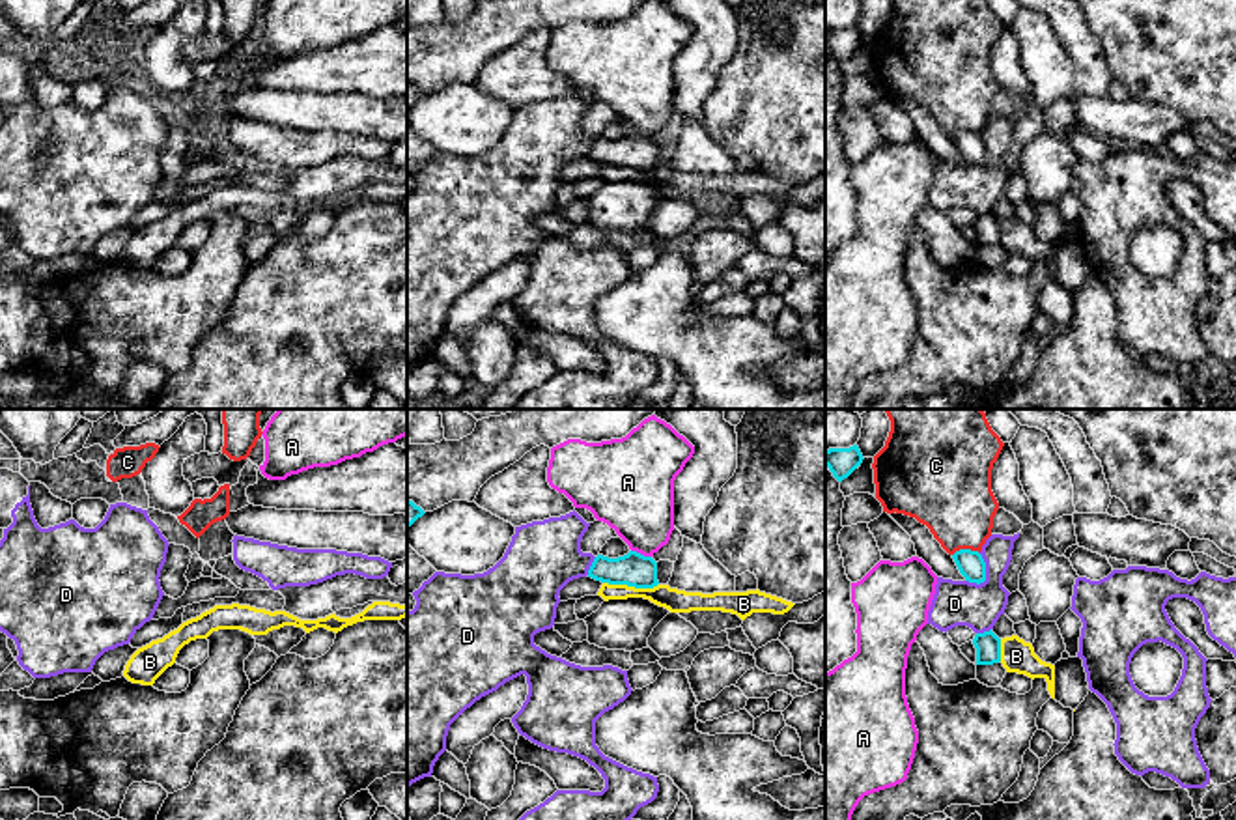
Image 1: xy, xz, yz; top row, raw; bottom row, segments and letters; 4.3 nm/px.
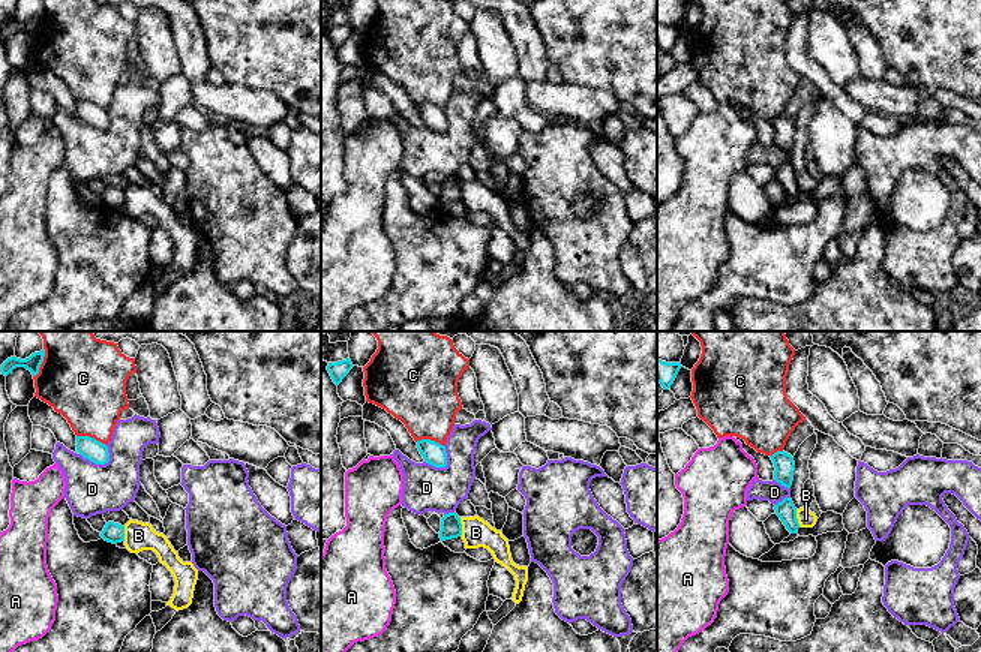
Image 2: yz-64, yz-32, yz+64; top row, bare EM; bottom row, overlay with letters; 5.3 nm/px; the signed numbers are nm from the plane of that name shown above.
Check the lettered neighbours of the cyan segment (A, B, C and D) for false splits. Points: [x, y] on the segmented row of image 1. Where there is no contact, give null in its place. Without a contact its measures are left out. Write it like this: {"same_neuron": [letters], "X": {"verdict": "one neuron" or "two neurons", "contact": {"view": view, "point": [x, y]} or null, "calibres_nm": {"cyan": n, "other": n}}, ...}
{"same_neuron": [], "A": {"verdict": "two neurons", "contact": {"view": "xz", "point": [639, 553]}, "calibres_nm": {"cyan": 140, "other": 340}}, "B": {"verdict": "two neurons", "contact": {"view": "xz", "point": [632, 585]}, "calibres_nm": {"cyan": 140, "other": 100}}, "C": {"verdict": "two neurons", "contact": {"view": "yz", "point": [966, 550]}, "calibres_nm": {"cyan": 120, "other": 360}}, "D": {"verdict": "two neurons", "contact": {"view": "yz", "point": [984, 570]}, "calibres_nm": {"cyan": 120, "other": 190}}}

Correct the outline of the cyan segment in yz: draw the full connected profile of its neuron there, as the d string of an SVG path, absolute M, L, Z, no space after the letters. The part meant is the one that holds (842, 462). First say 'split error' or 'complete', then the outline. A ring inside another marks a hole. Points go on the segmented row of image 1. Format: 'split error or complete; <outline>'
complete; M857 445L850 448L829 448L825 450L825 465L833 473L833 476L842 482L848 478L861 463L863 454Z

